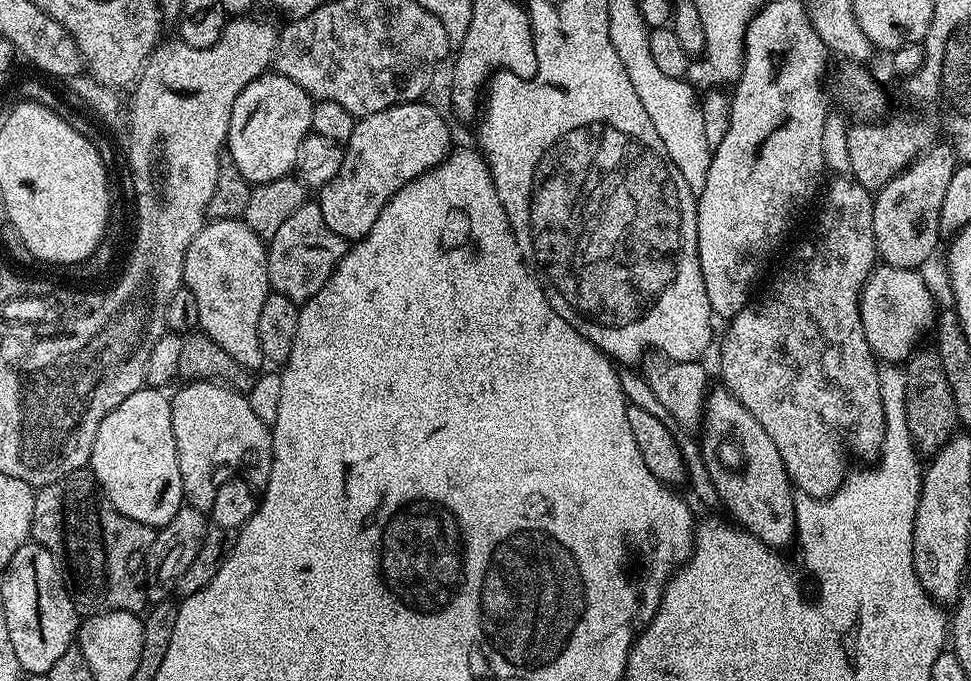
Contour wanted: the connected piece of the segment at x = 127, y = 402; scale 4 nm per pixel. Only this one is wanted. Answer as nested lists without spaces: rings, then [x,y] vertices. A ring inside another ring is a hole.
[[[145,386],[134,390],[98,426],[98,435],[94,437],[90,471],[100,483],[100,491],[118,511],[134,522],[142,522],[157,530],[164,527],[185,503],[182,486],[182,470],[178,470],[178,446],[174,442],[174,422],[172,421],[172,402],[161,389]]]

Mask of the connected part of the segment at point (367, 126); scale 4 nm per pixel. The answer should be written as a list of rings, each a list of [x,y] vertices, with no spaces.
[[[424,103],[390,106],[386,110],[378,110],[378,114],[357,119],[354,134],[350,134],[347,144],[343,145],[344,157],[342,166],[338,166],[338,174],[334,174],[330,182],[318,189],[318,203],[322,218],[326,218],[326,226],[330,226],[330,230],[334,230],[334,234],[338,234],[345,242],[355,242],[370,234],[370,226],[378,222],[378,214],[382,214],[386,202],[390,202],[390,198],[394,198],[394,194],[398,194],[402,186],[448,159],[453,147],[452,132],[448,129],[447,122],[440,117],[439,110]]]

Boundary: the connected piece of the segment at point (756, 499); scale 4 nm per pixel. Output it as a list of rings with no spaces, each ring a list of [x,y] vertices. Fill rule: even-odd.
[[[717,386],[709,391],[704,402],[704,419],[698,432],[698,441],[710,479],[718,490],[720,503],[725,509],[728,507],[727,515],[736,516],[732,518],[739,527],[772,548],[784,550],[788,543],[791,545],[796,538],[796,496],[794,485],[788,479],[788,471],[782,462],[782,454],[778,454],[778,446],[774,446],[770,434],[762,430],[758,418],[746,411],[742,402],[738,402],[738,398],[734,398],[727,388]]]

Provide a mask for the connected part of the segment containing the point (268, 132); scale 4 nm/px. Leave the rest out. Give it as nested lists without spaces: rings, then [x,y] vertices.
[[[265,74],[250,82],[238,94],[230,114],[227,155],[238,166],[242,178],[255,186],[274,182],[289,175],[298,162],[298,146],[312,131],[313,99],[307,96],[290,78],[279,74]]]

